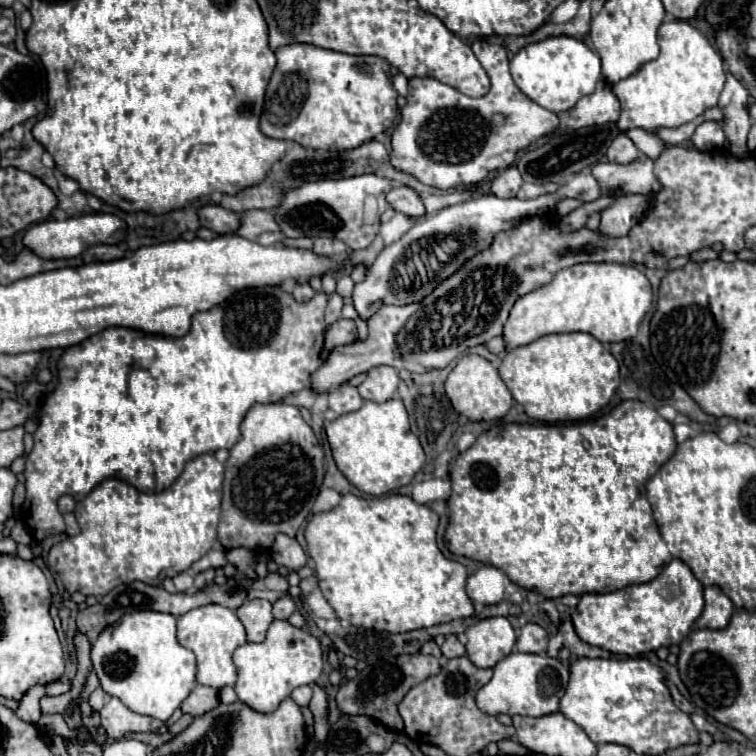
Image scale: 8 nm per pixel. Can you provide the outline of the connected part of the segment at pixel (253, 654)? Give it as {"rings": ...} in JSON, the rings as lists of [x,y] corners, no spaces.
{"rings":[[[273,619],[265,641],[241,645],[233,653],[233,663],[237,667],[235,693],[239,701],[247,703],[259,713],[269,713],[277,709],[295,687],[311,685],[319,679],[323,671],[323,649],[319,639],[313,637],[307,629],[293,627],[283,619]]]}

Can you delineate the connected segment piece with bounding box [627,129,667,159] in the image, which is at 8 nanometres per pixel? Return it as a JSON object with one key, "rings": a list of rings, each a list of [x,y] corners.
{"rings":[[[631,129],[627,131],[629,139],[637,145],[637,149],[645,155],[649,155],[651,159],[657,159],[665,149],[667,149],[667,143],[661,141],[659,137],[651,135],[649,131],[643,131],[643,129]]]}

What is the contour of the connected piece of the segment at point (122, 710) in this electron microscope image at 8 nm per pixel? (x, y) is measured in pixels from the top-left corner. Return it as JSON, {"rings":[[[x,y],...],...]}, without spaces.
{"rings":[[[111,697],[99,713],[101,713],[101,727],[107,731],[109,739],[121,739],[127,733],[157,731],[161,727],[161,721],[127,709],[117,697]]]}

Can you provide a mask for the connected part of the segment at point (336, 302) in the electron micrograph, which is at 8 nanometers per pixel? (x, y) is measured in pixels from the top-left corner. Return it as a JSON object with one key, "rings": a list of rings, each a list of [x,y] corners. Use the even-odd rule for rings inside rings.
{"rings":[[[331,293],[329,295],[329,301],[327,301],[327,311],[325,311],[325,321],[327,323],[333,323],[341,317],[341,307],[343,307],[343,297],[337,295],[337,293]]]}

